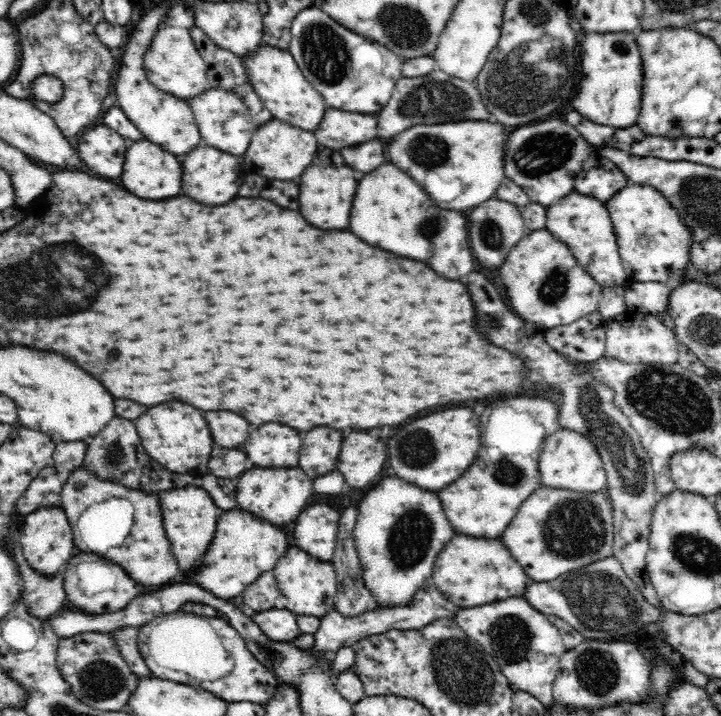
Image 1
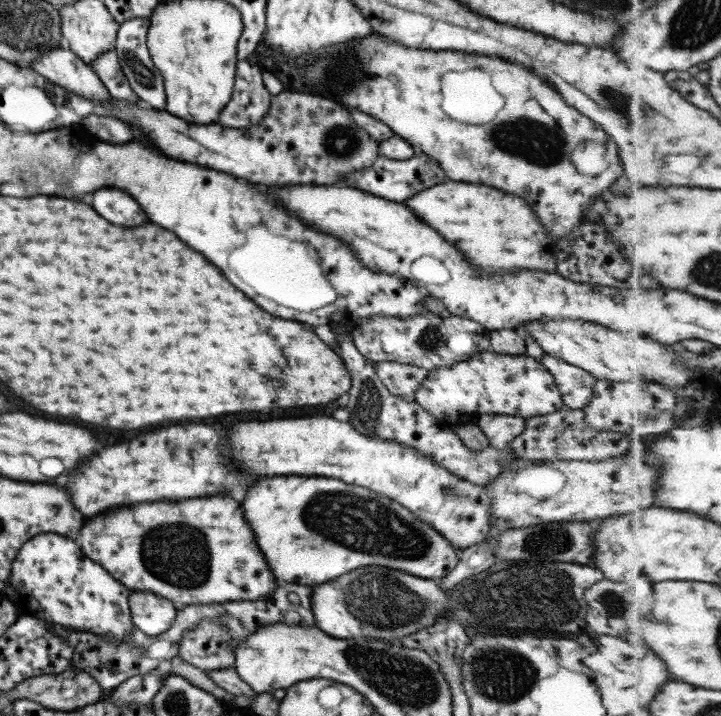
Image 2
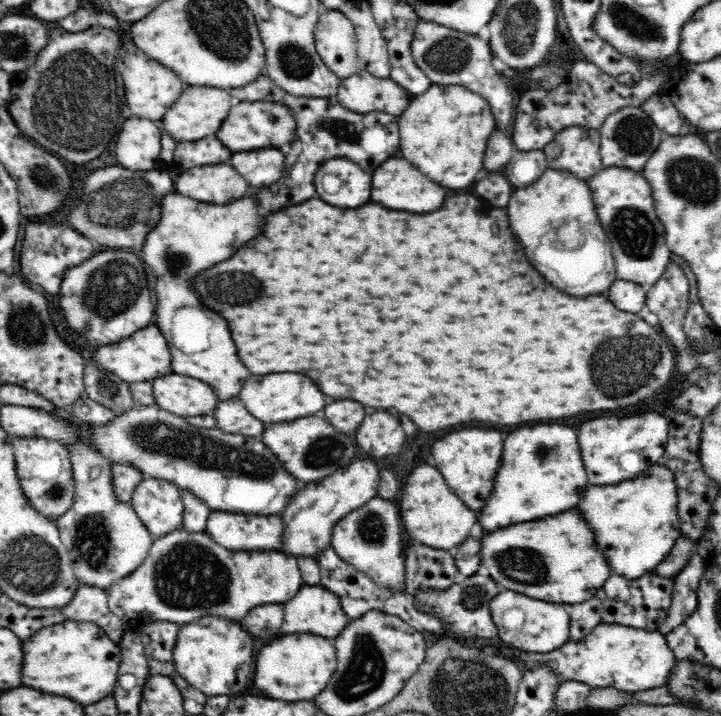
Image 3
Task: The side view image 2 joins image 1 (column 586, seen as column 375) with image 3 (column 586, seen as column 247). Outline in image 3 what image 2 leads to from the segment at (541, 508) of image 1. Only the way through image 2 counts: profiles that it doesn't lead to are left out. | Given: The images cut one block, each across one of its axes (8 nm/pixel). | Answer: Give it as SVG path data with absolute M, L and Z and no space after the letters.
M660 464L649 466L634 478L618 484L588 486L576 510L594 532L596 546L612 575L637 579L649 574L682 537L674 475Z

